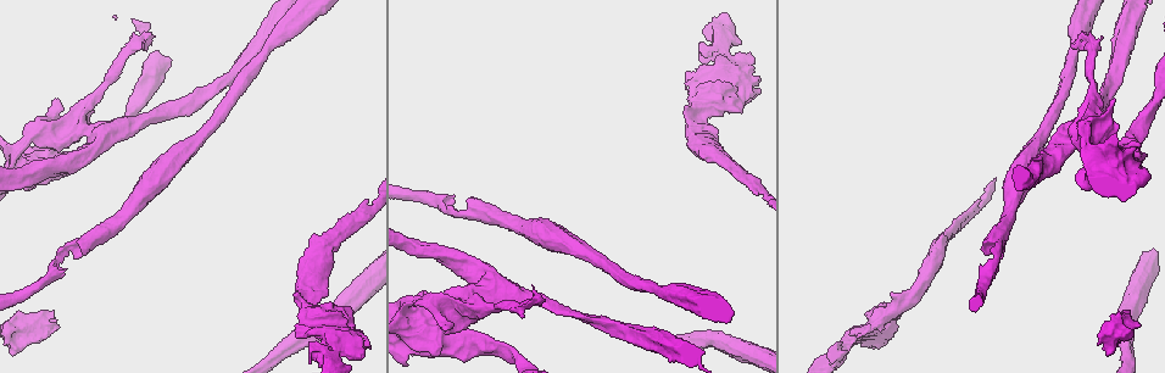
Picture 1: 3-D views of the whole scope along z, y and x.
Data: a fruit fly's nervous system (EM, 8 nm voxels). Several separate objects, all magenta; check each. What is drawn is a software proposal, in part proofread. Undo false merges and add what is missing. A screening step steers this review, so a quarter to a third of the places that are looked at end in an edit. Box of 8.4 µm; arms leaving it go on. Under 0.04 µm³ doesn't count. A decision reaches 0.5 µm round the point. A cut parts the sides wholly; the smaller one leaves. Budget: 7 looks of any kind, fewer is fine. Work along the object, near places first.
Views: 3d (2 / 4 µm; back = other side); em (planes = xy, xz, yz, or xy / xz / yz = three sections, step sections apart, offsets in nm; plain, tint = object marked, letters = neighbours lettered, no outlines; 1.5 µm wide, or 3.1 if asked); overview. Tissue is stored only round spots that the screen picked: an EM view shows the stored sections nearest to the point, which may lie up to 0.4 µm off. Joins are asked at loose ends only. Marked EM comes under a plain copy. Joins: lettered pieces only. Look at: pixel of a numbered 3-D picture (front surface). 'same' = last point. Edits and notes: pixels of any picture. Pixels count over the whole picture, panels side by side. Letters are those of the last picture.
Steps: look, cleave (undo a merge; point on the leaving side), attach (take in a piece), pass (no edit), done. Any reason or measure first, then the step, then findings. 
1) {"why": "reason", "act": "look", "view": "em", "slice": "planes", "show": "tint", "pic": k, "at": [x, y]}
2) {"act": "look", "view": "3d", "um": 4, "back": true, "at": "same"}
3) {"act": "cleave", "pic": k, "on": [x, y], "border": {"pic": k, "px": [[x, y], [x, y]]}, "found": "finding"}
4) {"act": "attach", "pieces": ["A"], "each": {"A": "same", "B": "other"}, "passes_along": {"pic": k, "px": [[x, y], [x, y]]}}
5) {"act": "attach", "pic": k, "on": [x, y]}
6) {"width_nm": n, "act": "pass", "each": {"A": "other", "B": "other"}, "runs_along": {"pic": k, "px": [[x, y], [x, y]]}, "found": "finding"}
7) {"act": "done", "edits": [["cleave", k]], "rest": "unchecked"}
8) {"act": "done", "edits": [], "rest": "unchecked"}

{"why": "three-way junction", "act": "look", "view": "3d", "um": 4, "pic": 1, "at": [324, 318]}

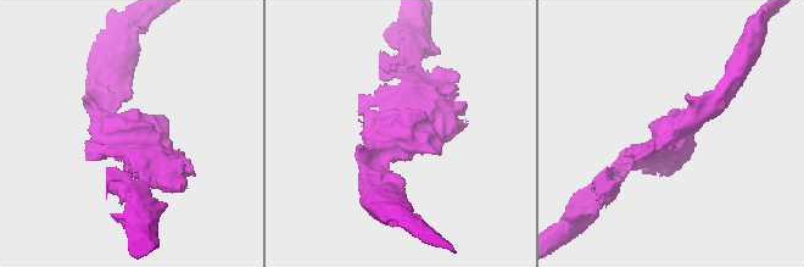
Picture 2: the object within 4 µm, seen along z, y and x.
{"why": "now the EM", "act": "look", "view": "em", "slice": "xz", "step": 8, "show": "letters", "pic": 2, "at": [401, 123]}

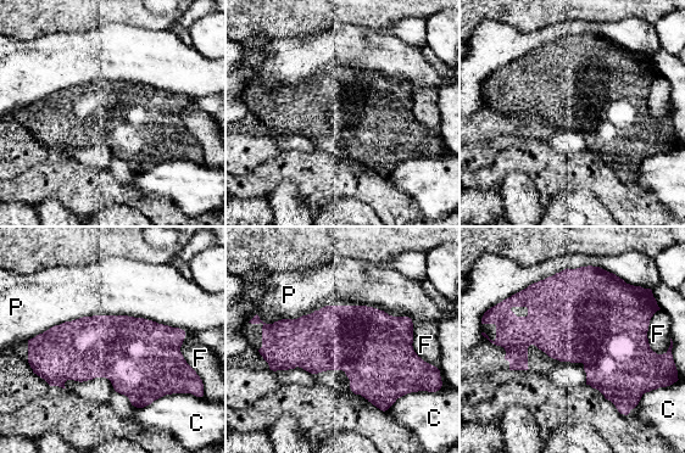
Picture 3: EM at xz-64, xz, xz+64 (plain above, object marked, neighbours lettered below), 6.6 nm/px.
{"act": "look", "view": "em", "slice": "yz", "step": 8, "show": "letters", "at": "same"}

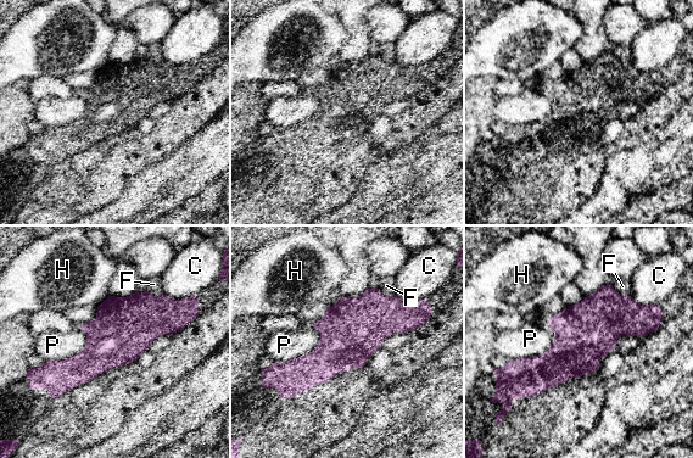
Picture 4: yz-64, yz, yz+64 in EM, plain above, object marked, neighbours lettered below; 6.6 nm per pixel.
{"width_nm": 360, "longest_contact_nm": ["P", 380], "act": "pass", "each": {"C": "other", "F": "other", "H": "other", "P": "other"}, "found": "one cell here"}

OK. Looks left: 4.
{"why": "calibre changes", "act": "look", "view": "3d", "um": 2, "pic": 1, "at": [945, 241]}

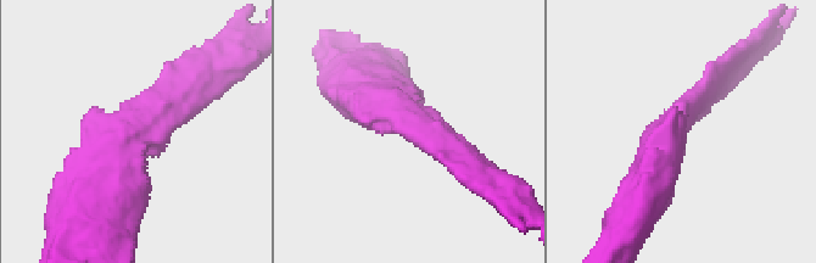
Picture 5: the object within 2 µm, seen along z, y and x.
{"arm_widths_nm": [200, 380], "why": "now the EM", "act": "look", "view": "em", "slice": "planes", "show": "tint", "pic": 5, "at": [422, 124]}

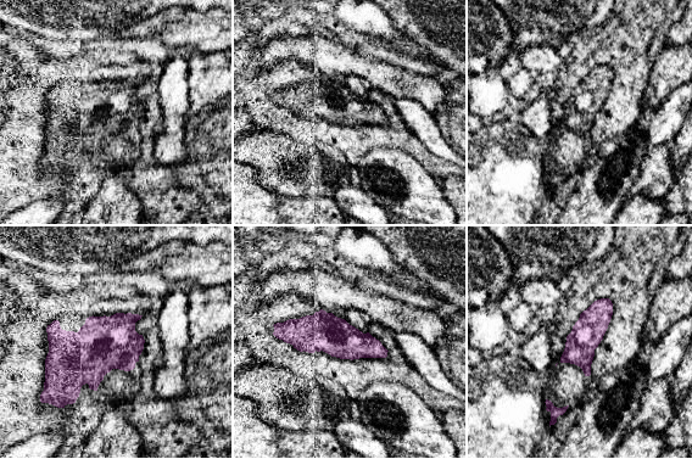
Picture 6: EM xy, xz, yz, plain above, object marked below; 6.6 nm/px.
{"act": "look", "view": "em", "slice": "planes", "show": "letters", "at": "same"}

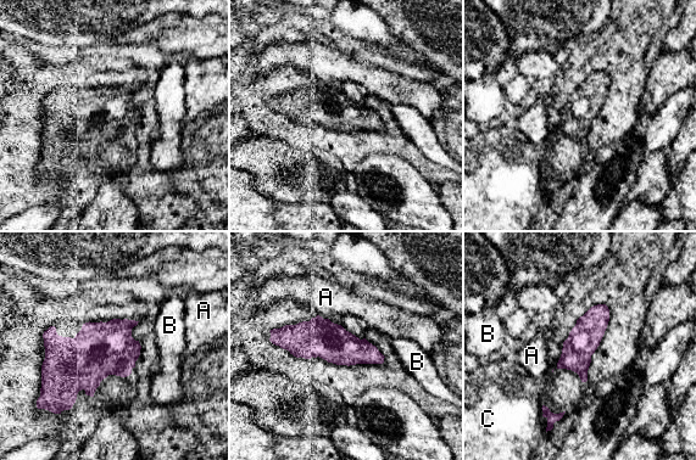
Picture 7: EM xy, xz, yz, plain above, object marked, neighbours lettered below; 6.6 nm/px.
{"longest_contact_nm": ["A", 80], "act": "pass", "each": {"A": "other", "B": "other", "C": "other"}, "border": {"pic": 7, "px": [[317, 314], [327, 319]]}, "found": "continuous, no second cell"}

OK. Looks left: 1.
{"why": "an open end", "act": "look", "view": "em", "slice": "planes", "show": "letters", "pic": 1, "at": [1072, 46]}

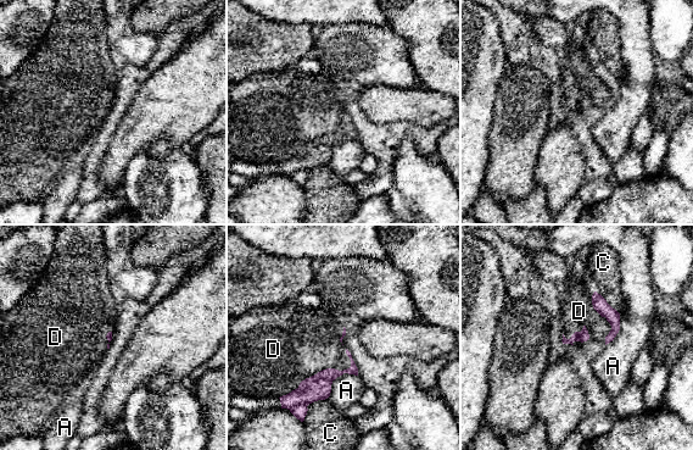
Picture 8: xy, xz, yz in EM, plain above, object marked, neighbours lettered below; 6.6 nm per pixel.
{"act": "pass", "each": {"A": "other", "C": "other", "D": "other"}, "border": {"pic": 8, "px": [[346, 349], [348, 367], [288, 394]]}, "found": "none of them fits"}

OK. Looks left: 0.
{"act": "done", "edits": [], "rest": "unchecked"}

